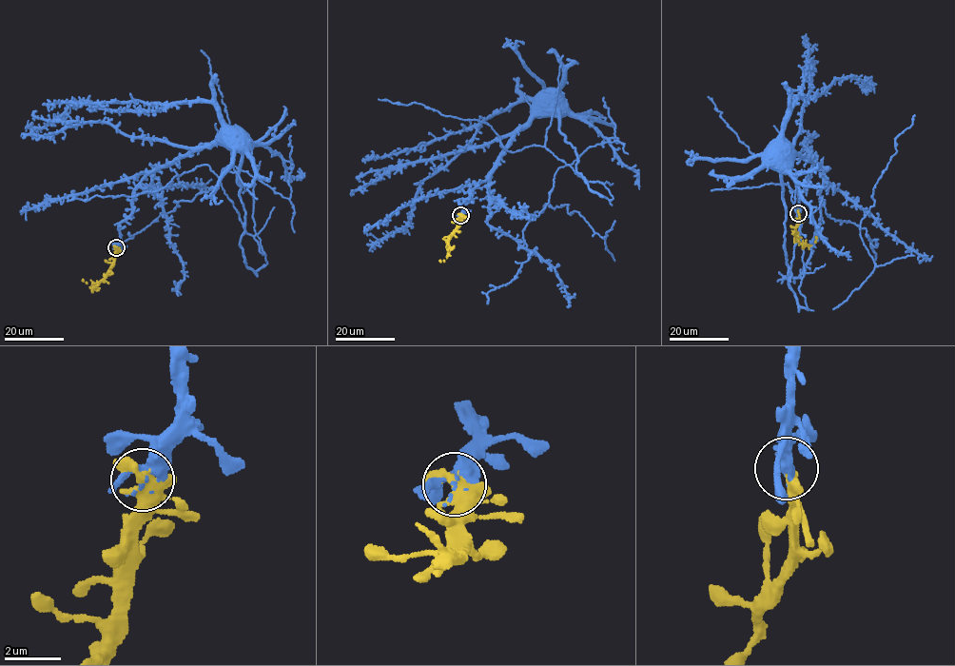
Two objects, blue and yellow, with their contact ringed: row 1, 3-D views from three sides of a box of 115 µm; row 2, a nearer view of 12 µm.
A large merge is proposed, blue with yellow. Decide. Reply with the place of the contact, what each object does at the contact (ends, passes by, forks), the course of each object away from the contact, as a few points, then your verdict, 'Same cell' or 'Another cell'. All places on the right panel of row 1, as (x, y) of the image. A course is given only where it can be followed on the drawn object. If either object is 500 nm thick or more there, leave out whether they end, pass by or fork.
Place: (798, 213). At the ring blue passes by. At the ring yellow forks. Course of blue: (798, 213), (798, 190), (806, 188), (808, 170), (815, 163), (780, 149), (769, 147), (765, 149), (767, 152). Course of yellow: (798, 213), (795, 240), (810, 244), (816, 236). Same cell

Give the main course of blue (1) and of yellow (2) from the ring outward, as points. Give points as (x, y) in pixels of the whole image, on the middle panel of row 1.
1: (461, 214), (458, 200), (470, 200), (469, 190), (488, 180), (516, 132), (527, 123), (538, 95), (547, 91)
2: (461, 214), (462, 222), (448, 244), (446, 257), (439, 261)

